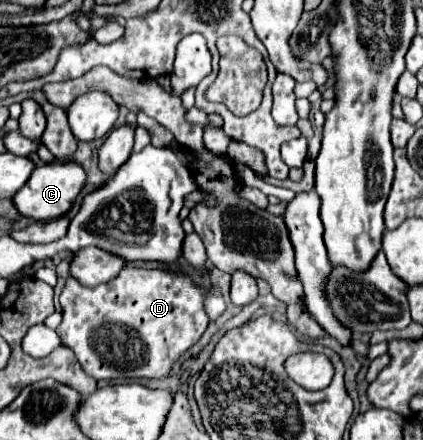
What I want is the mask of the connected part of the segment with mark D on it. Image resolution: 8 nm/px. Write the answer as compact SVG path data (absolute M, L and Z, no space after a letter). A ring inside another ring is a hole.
M124 268L114 280L98 284L96 288L84 288L76 280L68 278L60 294L64 320L56 328L64 346L72 348L80 366L86 374L96 380L114 378L164 378L172 364L188 350L208 326L208 316L204 312L204 300L208 296L220 296L220 290L204 288L184 274L174 274L166 270L146 270L146 268Z

